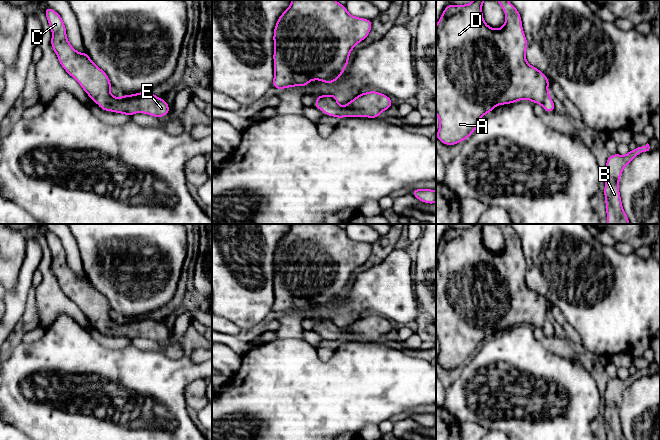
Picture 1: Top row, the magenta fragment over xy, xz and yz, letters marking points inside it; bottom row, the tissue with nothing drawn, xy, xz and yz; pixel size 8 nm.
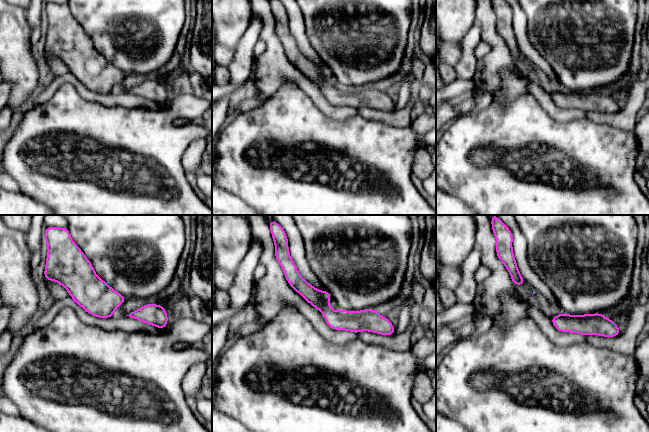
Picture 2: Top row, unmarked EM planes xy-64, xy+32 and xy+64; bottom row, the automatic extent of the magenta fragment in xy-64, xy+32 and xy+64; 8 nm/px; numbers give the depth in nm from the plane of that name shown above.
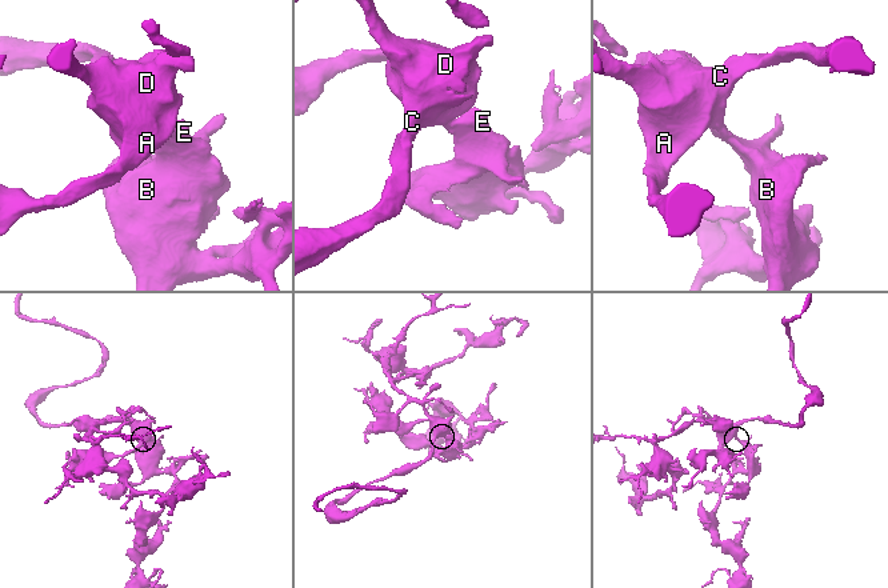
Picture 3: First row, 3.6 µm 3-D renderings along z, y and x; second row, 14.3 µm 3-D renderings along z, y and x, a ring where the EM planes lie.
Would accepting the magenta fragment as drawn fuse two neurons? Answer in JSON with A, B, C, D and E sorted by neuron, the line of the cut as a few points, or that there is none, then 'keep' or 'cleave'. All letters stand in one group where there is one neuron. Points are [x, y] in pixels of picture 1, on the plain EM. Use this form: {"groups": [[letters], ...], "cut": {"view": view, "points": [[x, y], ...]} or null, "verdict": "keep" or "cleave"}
{"groups": [["A", "B", "C", "D", "E"]], "cut": null, "verdict": "keep"}

